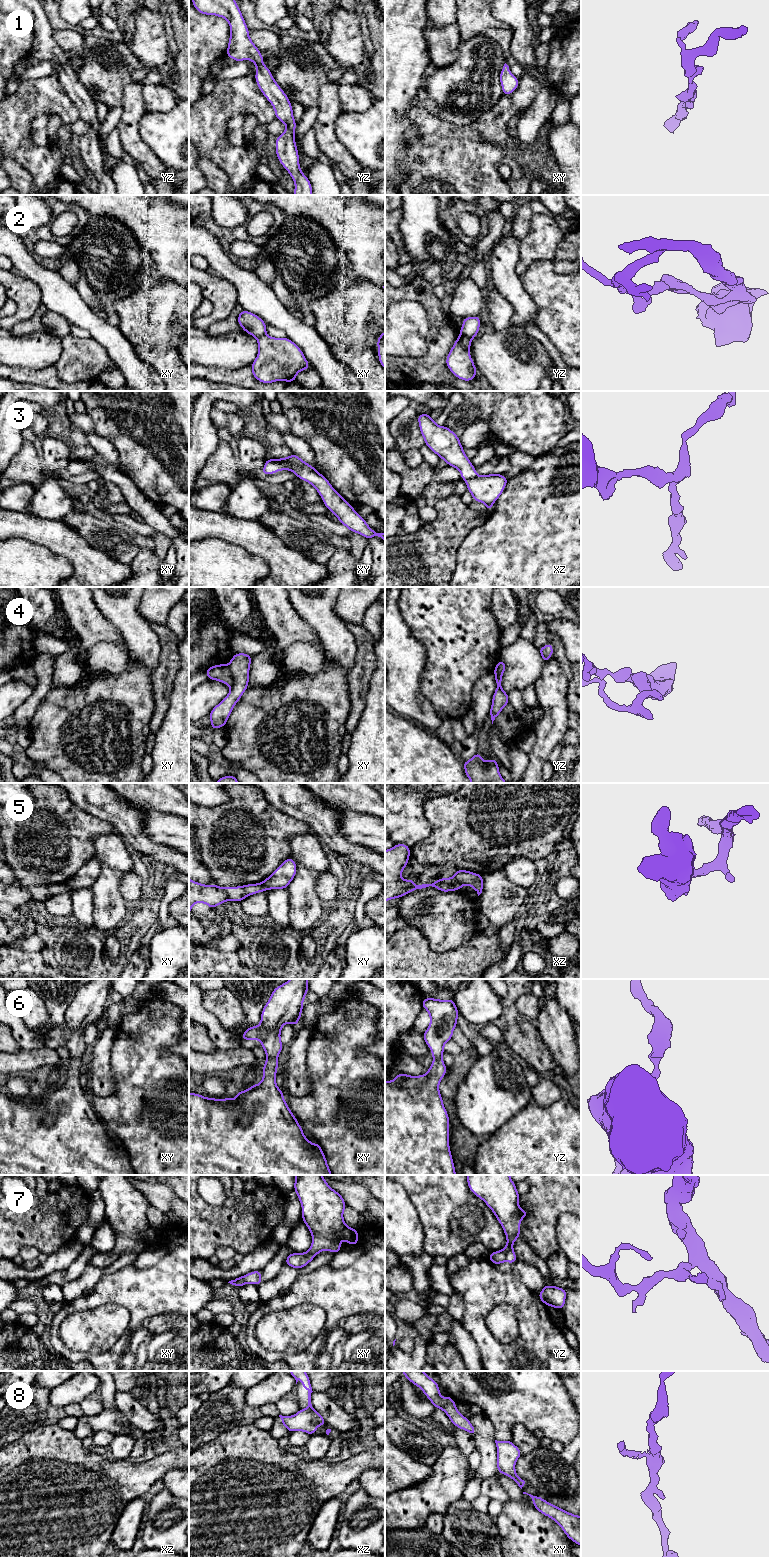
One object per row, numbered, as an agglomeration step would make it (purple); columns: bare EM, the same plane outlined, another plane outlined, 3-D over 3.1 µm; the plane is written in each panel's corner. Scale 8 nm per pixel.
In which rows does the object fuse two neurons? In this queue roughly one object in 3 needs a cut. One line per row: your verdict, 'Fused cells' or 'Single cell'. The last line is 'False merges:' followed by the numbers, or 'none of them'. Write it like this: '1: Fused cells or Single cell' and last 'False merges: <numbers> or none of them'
1: Single cell
2: Fused cells
3: Single cell
4: Fused cells
5: Fused cells
6: Single cell
7: Single cell
8: Fused cells
False merges: 2, 4, 5, 8

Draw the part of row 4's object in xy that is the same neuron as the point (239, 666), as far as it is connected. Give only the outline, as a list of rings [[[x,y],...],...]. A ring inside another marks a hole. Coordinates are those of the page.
[[[245,653],[234,654],[228,664],[232,676],[232,685],[228,695],[216,705],[209,714],[211,728],[225,727],[231,712],[239,701],[249,683],[251,655]]]

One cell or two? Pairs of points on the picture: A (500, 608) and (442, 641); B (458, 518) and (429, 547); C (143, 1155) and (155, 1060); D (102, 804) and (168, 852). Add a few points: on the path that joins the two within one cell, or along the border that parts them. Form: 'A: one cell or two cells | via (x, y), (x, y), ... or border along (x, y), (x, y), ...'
A: two cells | border along (491, 597), (491, 612), (501, 629)
B: one cell | via (452, 524), (436, 540)
C: one cell | via (143, 1131), (136, 1116), (139, 1096), (149, 1084)
D: one cell | via (118, 817), (152, 850)

